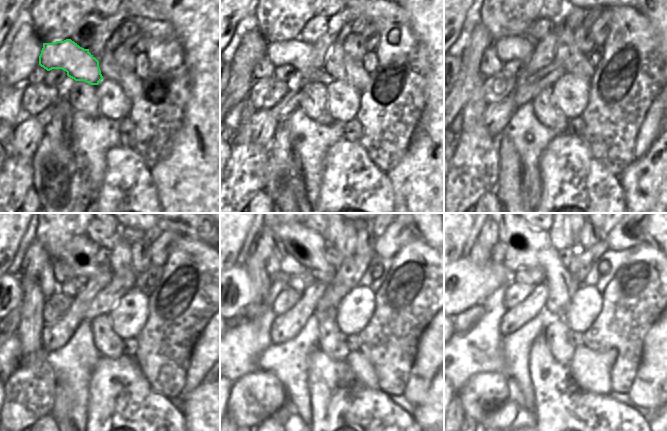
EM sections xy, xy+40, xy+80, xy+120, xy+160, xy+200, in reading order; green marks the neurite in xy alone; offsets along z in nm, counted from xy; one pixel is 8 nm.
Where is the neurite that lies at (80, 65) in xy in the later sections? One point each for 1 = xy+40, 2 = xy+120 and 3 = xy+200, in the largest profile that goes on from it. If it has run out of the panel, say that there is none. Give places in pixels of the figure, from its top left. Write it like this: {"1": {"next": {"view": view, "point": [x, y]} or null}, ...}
{"1": {"next": {"view": "xy+40", "point": [295, 52]}}, "2": {"next": {"view": "xy+120", "point": [63, 270]}}, "3": {"next": {"view": "xy+200", "point": [509, 261]}}}

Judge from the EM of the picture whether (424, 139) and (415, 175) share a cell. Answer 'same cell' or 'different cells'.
same cell

